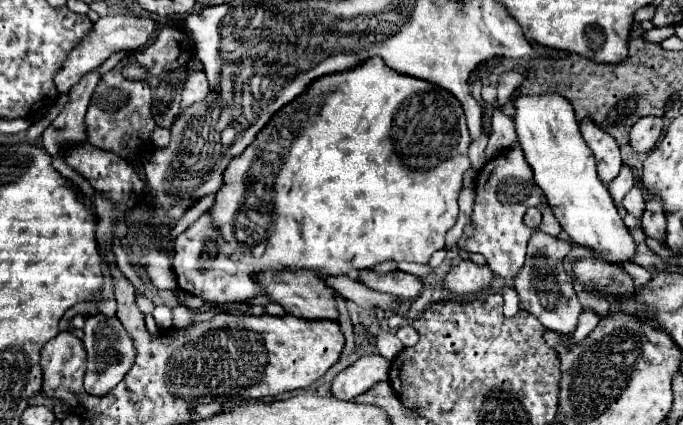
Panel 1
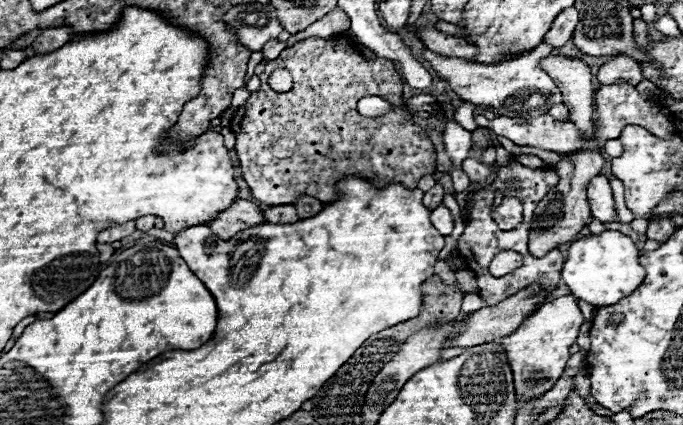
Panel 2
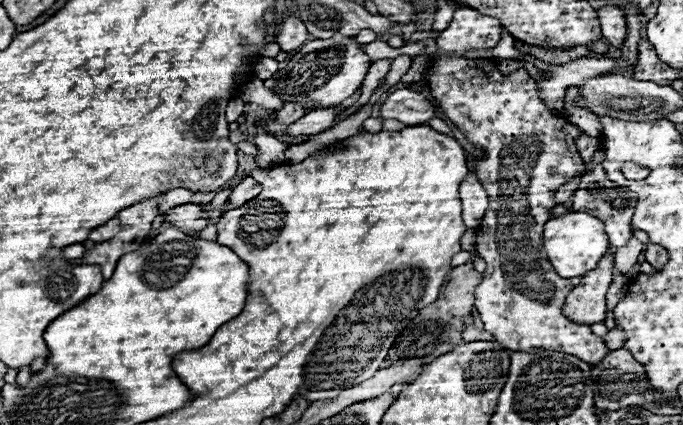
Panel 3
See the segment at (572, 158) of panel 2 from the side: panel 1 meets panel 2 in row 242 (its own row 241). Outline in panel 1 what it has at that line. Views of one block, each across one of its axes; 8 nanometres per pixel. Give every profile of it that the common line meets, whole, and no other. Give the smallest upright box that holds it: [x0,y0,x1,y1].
[514,232,582,334]

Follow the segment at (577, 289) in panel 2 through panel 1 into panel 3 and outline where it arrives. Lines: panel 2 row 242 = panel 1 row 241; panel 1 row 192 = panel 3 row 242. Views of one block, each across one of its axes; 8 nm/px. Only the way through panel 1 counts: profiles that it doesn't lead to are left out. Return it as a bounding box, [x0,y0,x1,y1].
[544,212,610,278]

